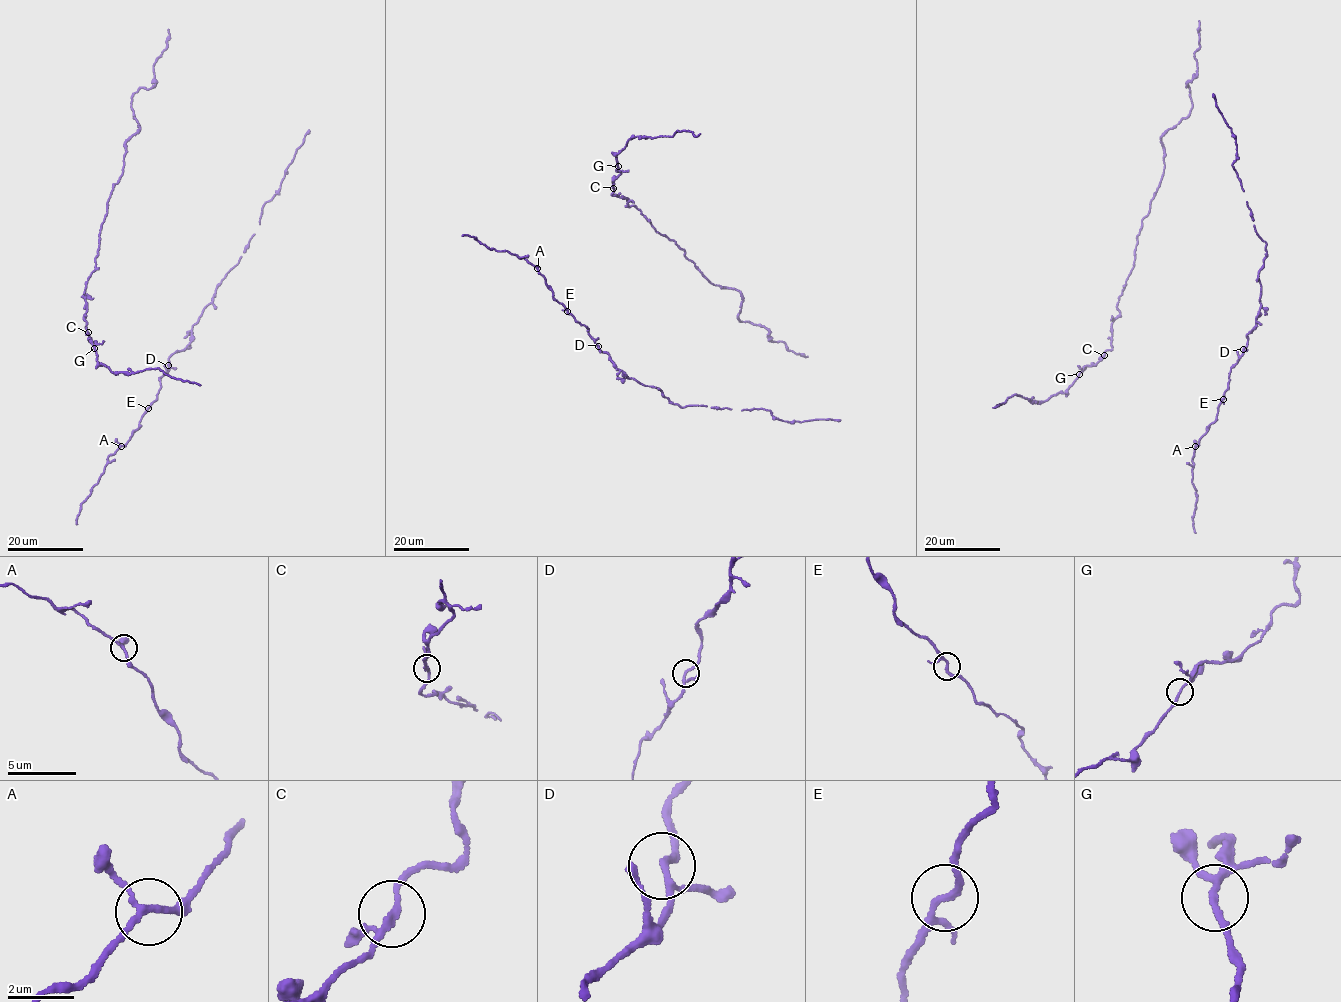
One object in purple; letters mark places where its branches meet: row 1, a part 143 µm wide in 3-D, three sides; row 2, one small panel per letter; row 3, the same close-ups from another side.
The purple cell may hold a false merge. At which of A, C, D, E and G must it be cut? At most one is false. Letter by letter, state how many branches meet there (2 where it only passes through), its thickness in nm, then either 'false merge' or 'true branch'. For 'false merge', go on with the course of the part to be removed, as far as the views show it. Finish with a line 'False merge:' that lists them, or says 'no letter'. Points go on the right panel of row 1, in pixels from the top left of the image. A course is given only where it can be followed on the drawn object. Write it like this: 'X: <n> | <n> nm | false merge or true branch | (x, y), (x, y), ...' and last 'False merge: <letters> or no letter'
A: 3 | 170 nm | true branch
C: 3 | 150 nm | true branch
D: 3 | 150 nm | true branch
E: 3 | 150 nm | true branch
G: 3 | 150 nm | true branch
False merge: no letter

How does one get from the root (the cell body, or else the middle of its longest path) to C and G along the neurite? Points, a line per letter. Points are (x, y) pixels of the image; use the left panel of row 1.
C: (85, 298), (84, 320), (88, 333)
G: (85, 298), (85, 327), (92, 341), (95, 341), (94, 348)

